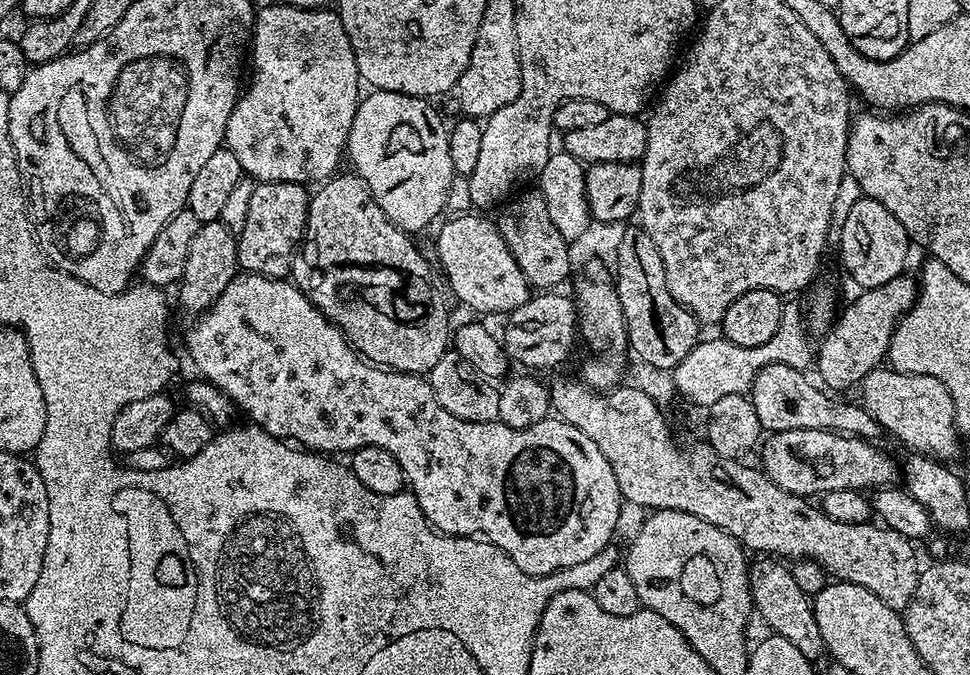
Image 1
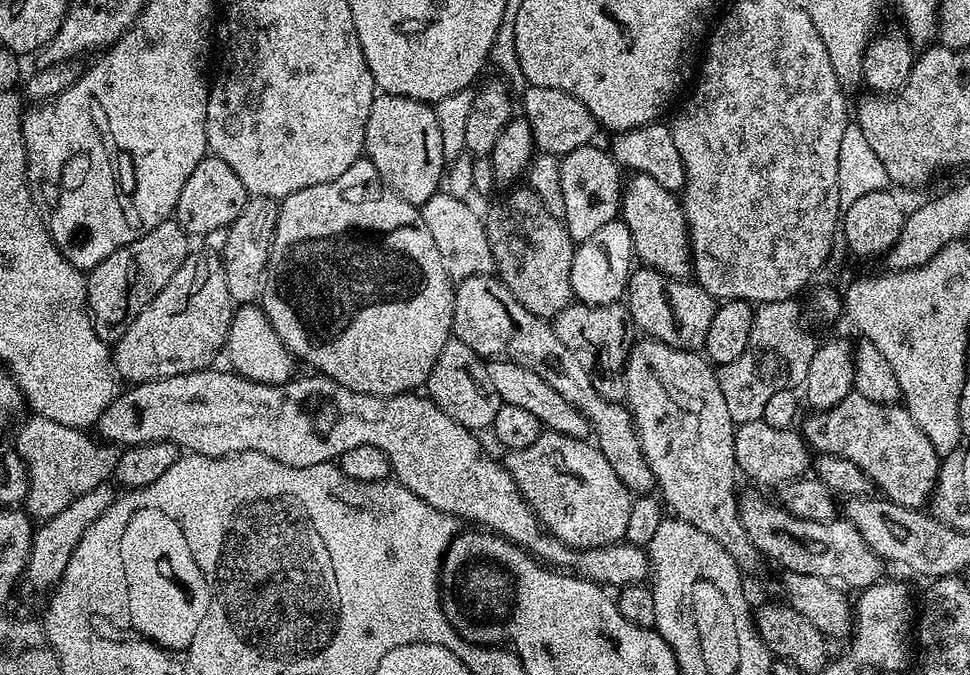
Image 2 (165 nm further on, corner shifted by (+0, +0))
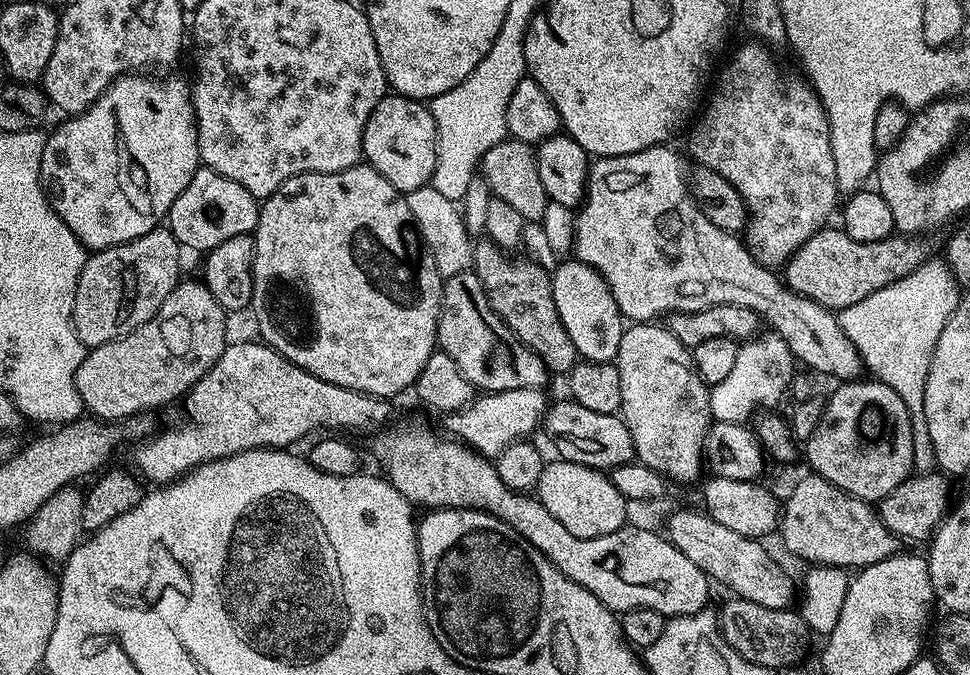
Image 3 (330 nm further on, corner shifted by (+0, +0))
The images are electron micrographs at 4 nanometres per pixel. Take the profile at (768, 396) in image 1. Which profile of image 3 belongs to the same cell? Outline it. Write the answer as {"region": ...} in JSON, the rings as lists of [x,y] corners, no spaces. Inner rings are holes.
{"region":[[[857,378],[844,382],[832,397],[827,397],[824,413],[818,422],[818,430],[806,442],[806,460],[813,473],[826,482],[841,488],[859,500],[879,502],[894,490],[894,486],[902,486],[907,476],[913,475],[914,469],[914,434],[910,426],[910,414],[906,410],[906,402],[890,390],[890,386],[881,384],[875,378]]]}

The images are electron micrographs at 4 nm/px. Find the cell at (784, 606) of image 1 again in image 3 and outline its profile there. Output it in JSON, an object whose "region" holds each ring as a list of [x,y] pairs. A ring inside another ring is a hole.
{"region":[[[632,322],[624,329],[614,363],[622,382],[619,415],[630,430],[630,438],[634,438],[635,459],[654,471],[661,472],[669,481],[677,480],[680,484],[688,484],[696,479],[699,481],[700,471],[703,473],[706,468],[704,439],[707,438],[714,419],[711,414],[709,385],[696,373],[690,349],[678,342],[675,334],[663,323]]]}

